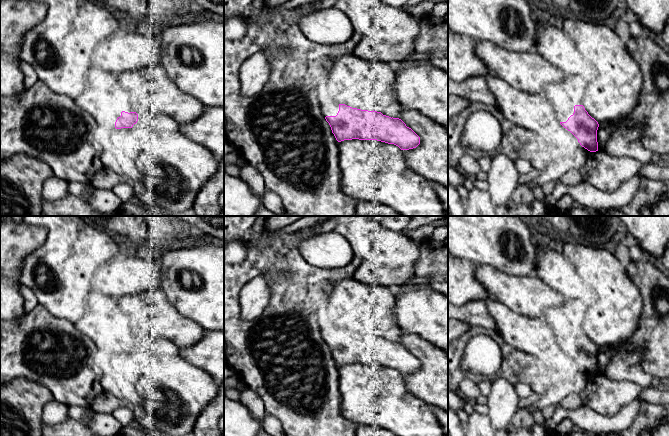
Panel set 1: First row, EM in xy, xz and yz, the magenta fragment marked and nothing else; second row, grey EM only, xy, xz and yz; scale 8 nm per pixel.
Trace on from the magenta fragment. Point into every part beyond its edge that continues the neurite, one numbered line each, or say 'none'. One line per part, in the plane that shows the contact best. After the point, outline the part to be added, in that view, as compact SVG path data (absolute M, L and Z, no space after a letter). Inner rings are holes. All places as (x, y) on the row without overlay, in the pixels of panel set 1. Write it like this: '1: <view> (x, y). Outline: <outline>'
1: yz (563, 320). Outline: M566 299L564 303L545 311L545 322L551 328L559 346L566 346L574 337L575 329L582 329L579 310L582 305L577 299Z

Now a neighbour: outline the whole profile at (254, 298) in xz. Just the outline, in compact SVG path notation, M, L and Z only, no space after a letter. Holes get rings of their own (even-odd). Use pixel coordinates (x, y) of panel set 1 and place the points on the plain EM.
M275 270L250 280L240 290L240 317L245 321L259 318L269 305Z

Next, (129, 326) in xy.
M121 311L121 333L125 336L136 336L138 345L133 351L139 351L141 355L146 356L149 353L147 348L149 342L159 337L156 333L142 327L132 315Z

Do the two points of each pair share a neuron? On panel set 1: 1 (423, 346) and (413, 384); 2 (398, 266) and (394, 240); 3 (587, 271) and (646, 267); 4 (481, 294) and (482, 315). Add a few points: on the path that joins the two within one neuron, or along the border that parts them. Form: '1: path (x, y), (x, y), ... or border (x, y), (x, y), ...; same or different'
1: path (425, 355), (425, 372), (422, 375); same
2: path (394, 260), (394, 246); same
3: border (625, 268), (627, 277), (638, 288); different
4: border (484, 301), (468, 301), (458, 306); different

